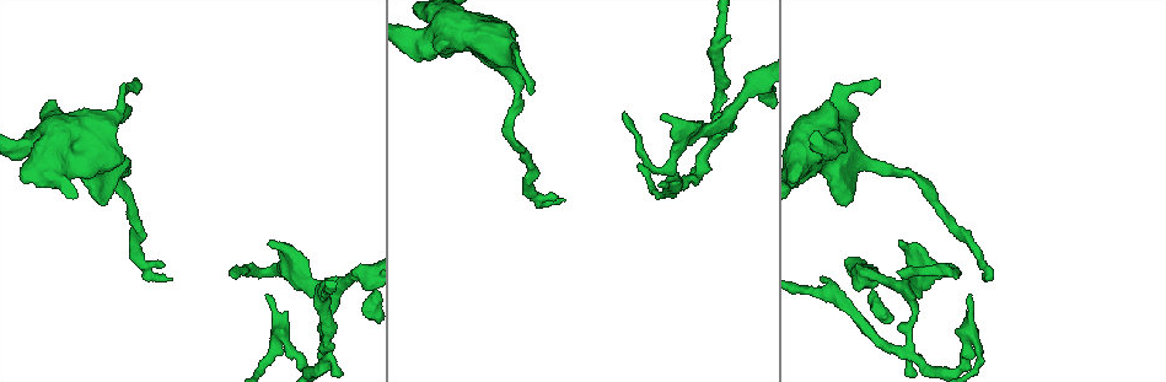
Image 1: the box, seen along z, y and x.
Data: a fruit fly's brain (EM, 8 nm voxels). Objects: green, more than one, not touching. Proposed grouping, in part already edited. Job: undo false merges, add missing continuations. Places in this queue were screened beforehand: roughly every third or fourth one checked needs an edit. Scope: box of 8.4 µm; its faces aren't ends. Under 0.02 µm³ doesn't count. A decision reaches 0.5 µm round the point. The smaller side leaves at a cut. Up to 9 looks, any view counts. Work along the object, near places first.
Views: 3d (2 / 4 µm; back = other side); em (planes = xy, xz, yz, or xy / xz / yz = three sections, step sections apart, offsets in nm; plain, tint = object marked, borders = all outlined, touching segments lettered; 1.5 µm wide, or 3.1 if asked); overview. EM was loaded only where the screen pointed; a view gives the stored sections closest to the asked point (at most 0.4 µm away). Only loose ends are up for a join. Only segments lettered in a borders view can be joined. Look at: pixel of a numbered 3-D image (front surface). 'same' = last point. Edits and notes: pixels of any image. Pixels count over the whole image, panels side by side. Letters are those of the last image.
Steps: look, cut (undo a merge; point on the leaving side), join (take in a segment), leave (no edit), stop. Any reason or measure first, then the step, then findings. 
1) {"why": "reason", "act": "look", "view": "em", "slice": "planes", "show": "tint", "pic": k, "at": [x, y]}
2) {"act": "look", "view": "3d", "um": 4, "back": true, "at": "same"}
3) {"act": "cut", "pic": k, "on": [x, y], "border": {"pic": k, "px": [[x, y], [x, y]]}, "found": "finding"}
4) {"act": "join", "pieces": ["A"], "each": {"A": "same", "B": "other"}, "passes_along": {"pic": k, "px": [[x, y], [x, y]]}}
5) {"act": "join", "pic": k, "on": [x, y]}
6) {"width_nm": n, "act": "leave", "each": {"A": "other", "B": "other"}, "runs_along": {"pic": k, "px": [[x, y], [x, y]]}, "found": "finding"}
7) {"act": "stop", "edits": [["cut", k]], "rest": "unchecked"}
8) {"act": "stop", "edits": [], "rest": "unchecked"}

{"why": "thick turns thin", "act": "look", "view": "3d", "um": 4, "back": true, "pic": 1, "at": [872, 273]}

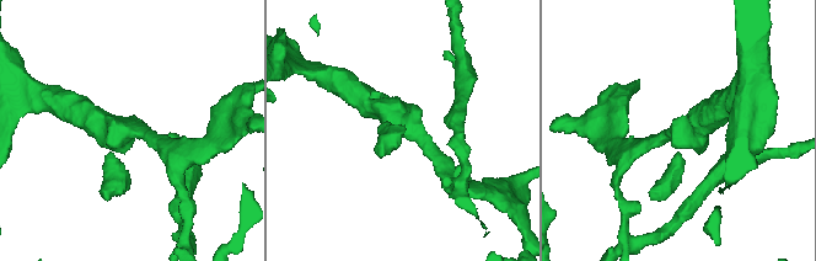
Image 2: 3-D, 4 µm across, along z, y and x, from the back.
{"arm_widths_nm": [220, 220], "why": "shape alone is not enough", "act": "look", "view": "em", "slice": "planes", "show": "tint", "pic": 2, "at": [137, 130]}

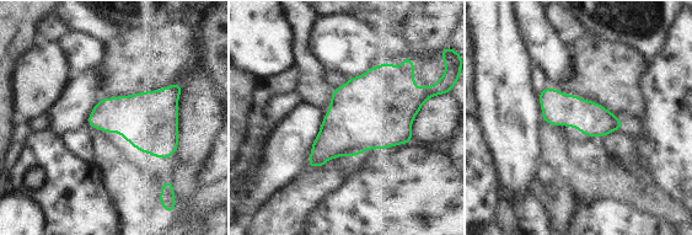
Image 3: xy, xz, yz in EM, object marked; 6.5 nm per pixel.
{"why": "see the neighbours", "act": "look", "view": "em", "slice": "planes", "show": "borders", "at": "same"}

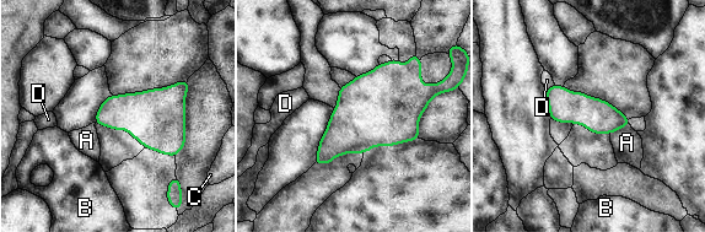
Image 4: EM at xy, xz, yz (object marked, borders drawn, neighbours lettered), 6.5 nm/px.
{"width_nm": 220, "act": "leave", "each": {"A": "other", "B": "other", "C": "other", "D": "other"}, "border": {"pic": 4, "px": [[629, 124], [611, 134]]}, "found": "continuous, no second cell"}

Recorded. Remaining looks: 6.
{"why": "abrupt turn", "act": "look", "view": "em", "slice": "xy", "step": 8, "show": "borders", "pic": 1, "at": [908, 348]}

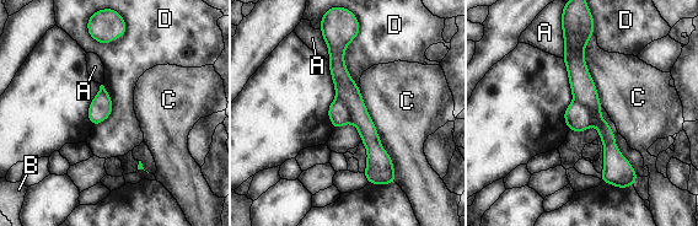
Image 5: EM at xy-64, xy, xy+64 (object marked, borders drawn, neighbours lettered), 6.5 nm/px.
{"why": "another direction", "act": "look", "view": "em", "slice": "planes", "show": "borders", "at": "same"}

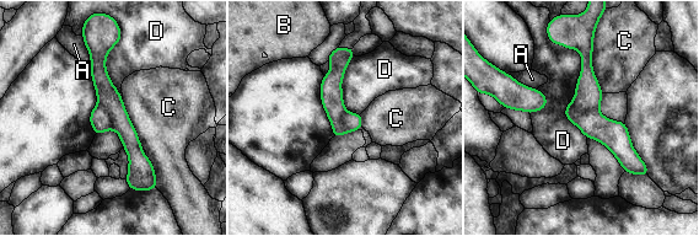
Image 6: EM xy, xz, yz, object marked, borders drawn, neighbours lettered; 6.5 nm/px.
{"width_nm": 160, "act": "cut", "pic": 6, "on": [612, 134], "each": {"A": "other", "B": "other", "C": "other", "D": "other"}, "border": {"pic": 6, "px": [[573, 100], [579, 111], [597, 111]]}, "found": "two cells meet here"}

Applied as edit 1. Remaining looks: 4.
{"act": "look", "view": "overview"}

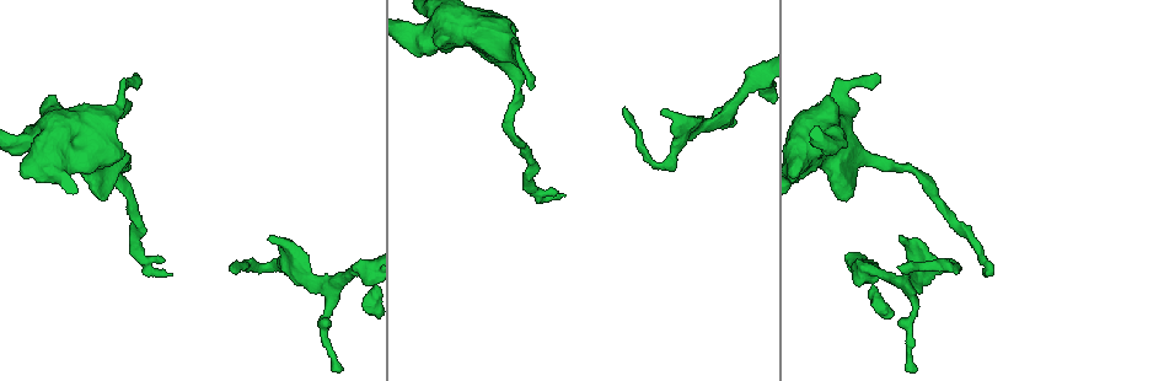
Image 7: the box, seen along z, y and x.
{"why": "end of a long branch", "act": "look", "view": "em", "slice": "planes", "show": "plain", "pic": 7, "at": [565, 196]}

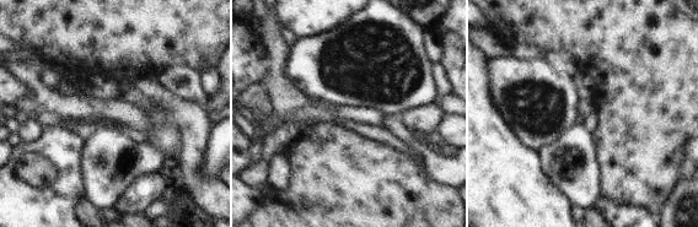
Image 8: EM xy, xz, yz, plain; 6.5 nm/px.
{"act": "look", "view": "em", "slice": "planes", "show": "borders", "at": "same"}

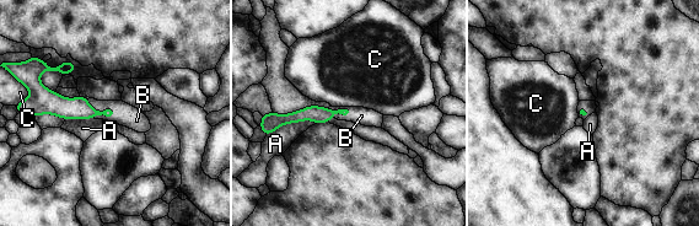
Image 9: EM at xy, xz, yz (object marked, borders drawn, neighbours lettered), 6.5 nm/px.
{"act": "join", "pieces": ["B"], "each": {"A": "other", "B": "same", "C": "other"}, "found": "the cell continues"}

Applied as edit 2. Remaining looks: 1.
{"act": "stop", "edits": [["cut", 6], ["join", 9]], "rest": "unchecked"}

